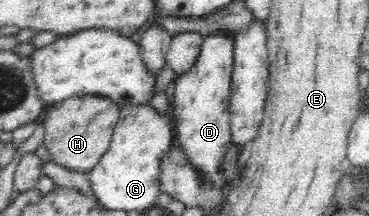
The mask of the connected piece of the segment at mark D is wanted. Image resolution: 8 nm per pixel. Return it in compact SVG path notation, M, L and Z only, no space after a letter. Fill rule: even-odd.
M214 32L210 36L204 36L192 68L178 75L170 89L174 97L176 143L184 147L184 154L190 164L194 165L198 174L203 174L205 178L208 178L210 172L218 174L225 148L231 142L229 104L234 41L234 34Z

